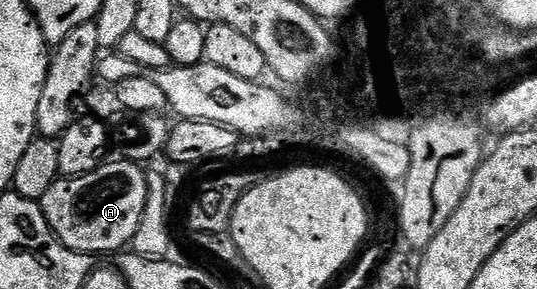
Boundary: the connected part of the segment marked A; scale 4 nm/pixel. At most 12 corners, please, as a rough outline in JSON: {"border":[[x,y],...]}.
{"border":[[124,157],[58,178],[39,200],[63,246],[132,244],[149,175]]}

